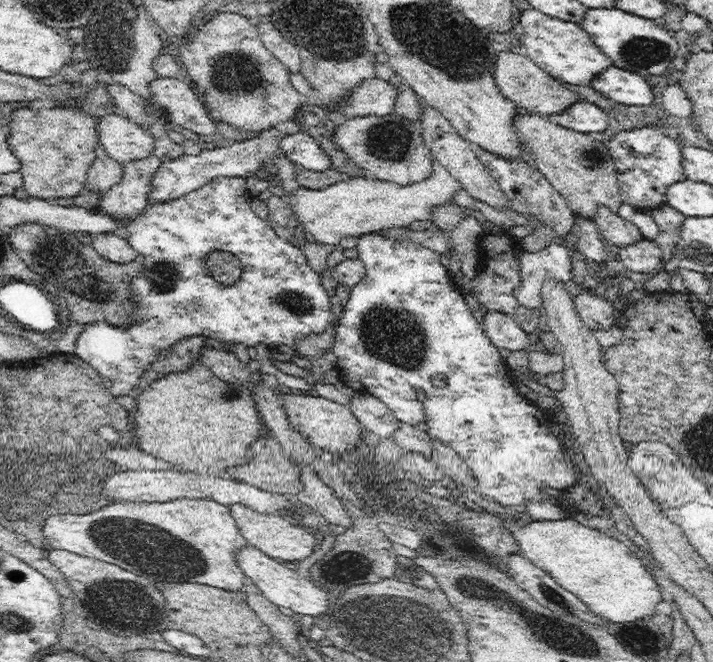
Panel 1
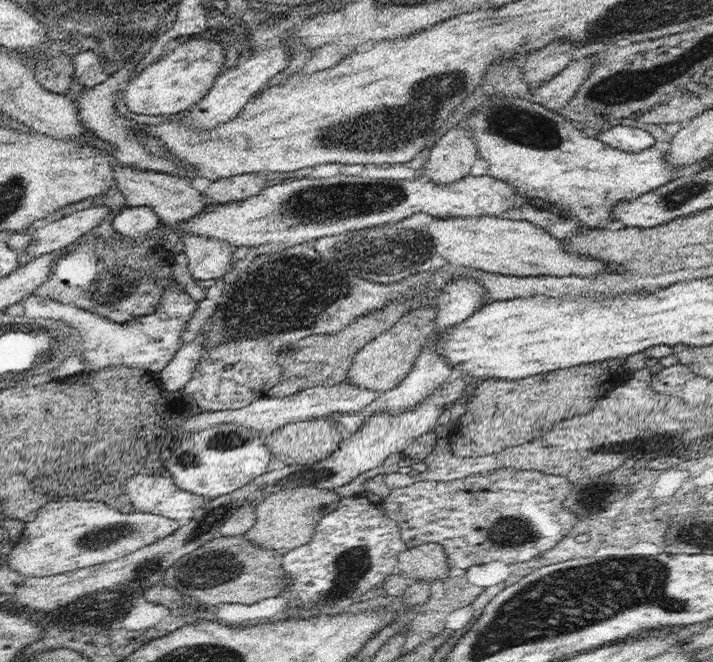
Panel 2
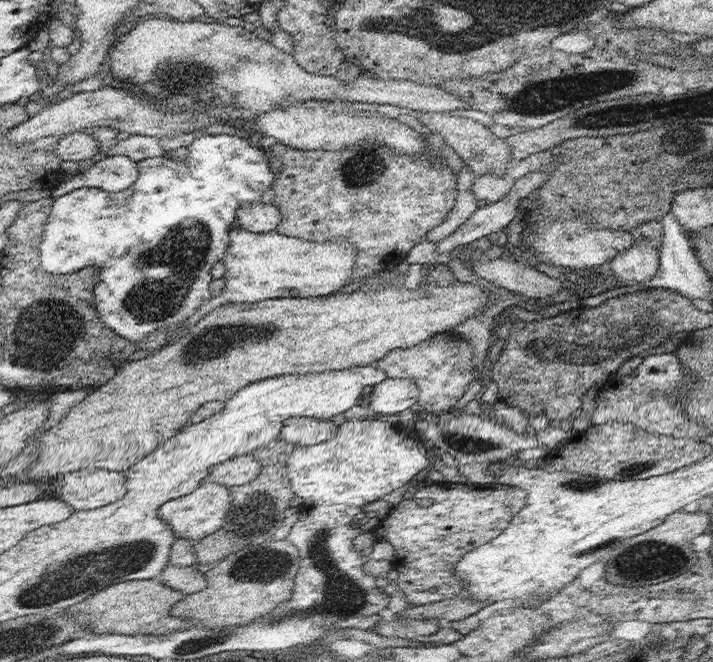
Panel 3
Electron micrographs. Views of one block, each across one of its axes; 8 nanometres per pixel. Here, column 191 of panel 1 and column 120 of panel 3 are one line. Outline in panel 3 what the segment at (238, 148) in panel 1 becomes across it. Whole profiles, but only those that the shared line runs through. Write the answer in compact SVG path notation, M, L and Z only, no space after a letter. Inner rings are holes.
M109 156L95 162L83 174L77 172L73 176L63 176L61 182L51 188L51 198L59 198L77 188L99 188L105 192L123 192L131 188L139 178L137 162L129 156Z

